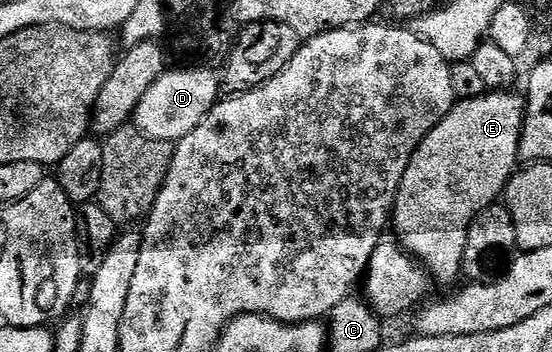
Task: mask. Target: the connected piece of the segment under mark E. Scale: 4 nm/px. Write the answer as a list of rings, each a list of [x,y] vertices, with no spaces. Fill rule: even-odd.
[[[512,91],[489,92],[474,100],[463,100],[454,104],[442,118],[439,126],[423,138],[415,150],[403,182],[393,204],[392,227],[397,227],[396,239],[410,256],[424,264],[426,272],[434,281],[456,285],[462,275],[464,248],[467,246],[468,228],[472,220],[487,206],[498,203],[513,173],[519,164],[517,147],[521,141],[521,124],[525,120],[525,105],[522,97],[512,96]]]

